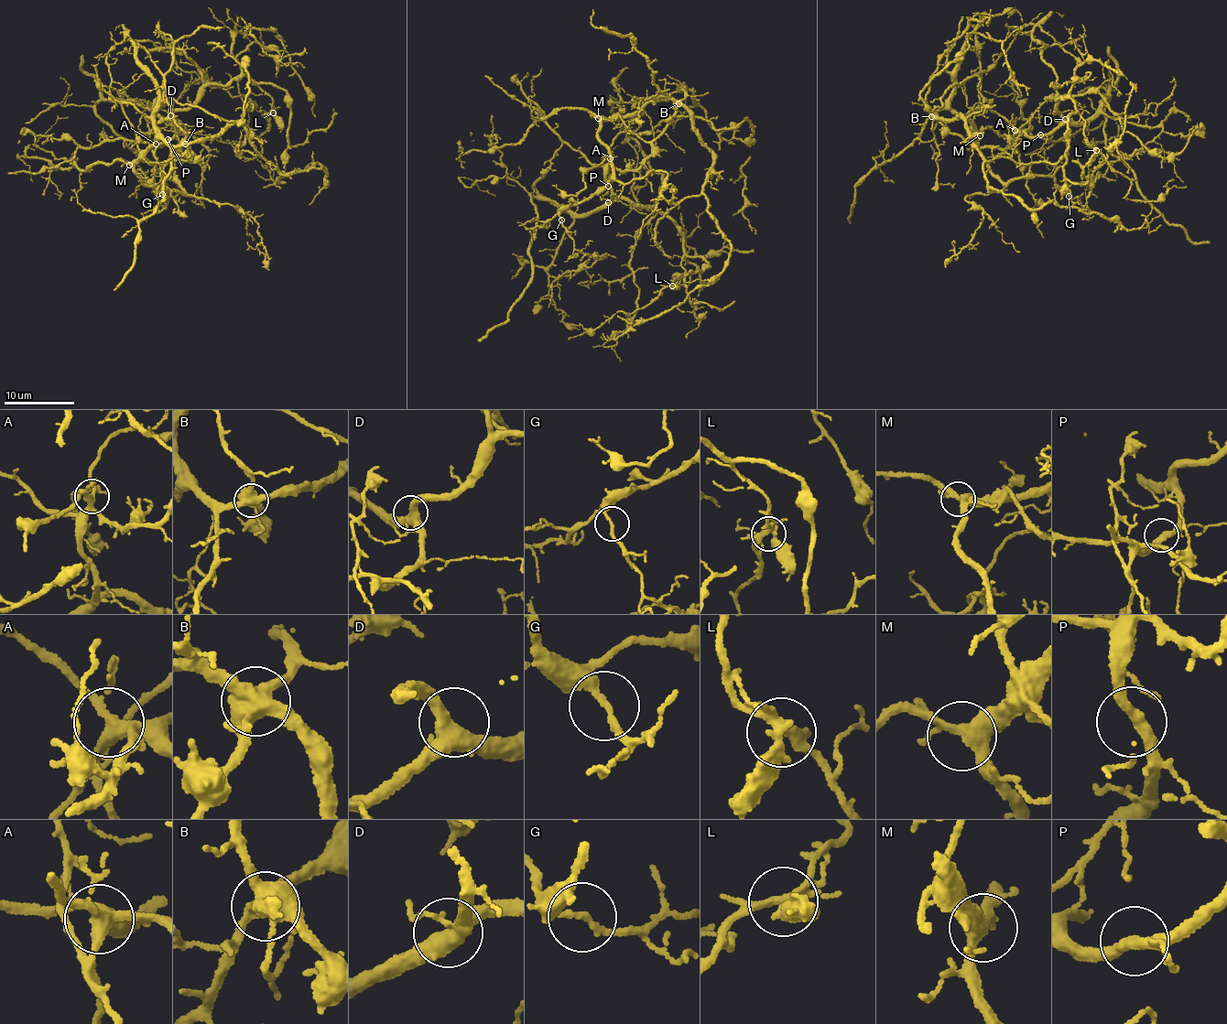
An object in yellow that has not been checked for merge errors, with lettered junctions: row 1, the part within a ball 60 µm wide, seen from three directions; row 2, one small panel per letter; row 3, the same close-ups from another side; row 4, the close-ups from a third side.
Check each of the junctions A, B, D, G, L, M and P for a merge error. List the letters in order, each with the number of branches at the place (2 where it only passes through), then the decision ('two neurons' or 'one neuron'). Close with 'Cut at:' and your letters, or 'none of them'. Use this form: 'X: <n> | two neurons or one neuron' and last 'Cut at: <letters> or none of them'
A: 5 | one neuron
B: 5 | two neurons
D: 5 | one neuron
G: 2 | one neuron
L: 5 | one neuron
M: 4 | one neuron
P: 2 | one neuron
Cut at: B

